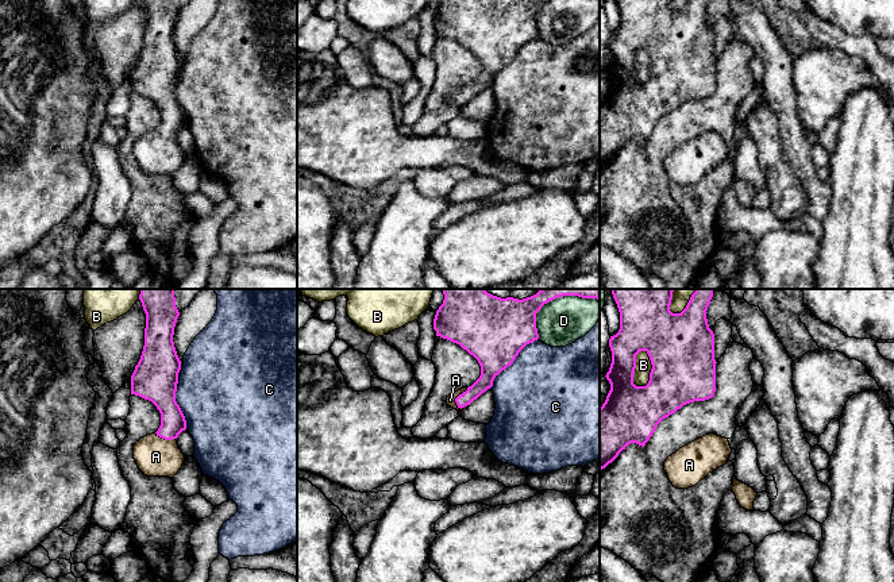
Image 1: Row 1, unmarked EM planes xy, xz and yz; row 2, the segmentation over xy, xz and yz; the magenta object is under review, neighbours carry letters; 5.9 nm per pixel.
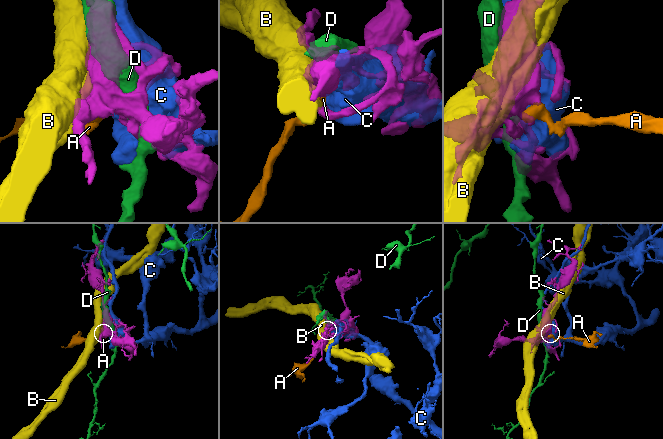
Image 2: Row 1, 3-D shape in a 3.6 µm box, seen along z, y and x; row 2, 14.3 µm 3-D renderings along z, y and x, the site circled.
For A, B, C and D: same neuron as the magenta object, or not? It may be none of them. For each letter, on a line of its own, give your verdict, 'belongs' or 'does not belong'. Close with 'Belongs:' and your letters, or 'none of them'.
A: belongs
B: does not belong
C: does not belong
D: does not belong
Belongs: A

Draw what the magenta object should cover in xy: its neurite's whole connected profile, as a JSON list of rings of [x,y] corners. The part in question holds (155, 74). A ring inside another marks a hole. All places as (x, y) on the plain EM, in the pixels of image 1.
[[[142,0],[142,4],[146,11],[144,43],[131,73],[131,92],[157,104],[161,123],[155,131],[135,140],[134,157],[147,174],[173,176],[185,158],[176,136],[186,127],[176,99],[181,58],[173,32],[180,9],[176,0]]]

